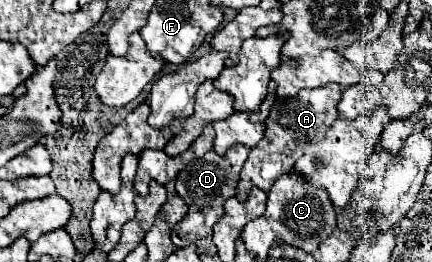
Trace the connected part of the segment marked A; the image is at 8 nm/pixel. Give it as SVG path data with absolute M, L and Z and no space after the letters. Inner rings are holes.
M332 83L332 87L316 87L316 89L302 89L298 93L298 97L294 99L286 99L280 101L282 105L276 105L272 111L268 121L266 121L266 133L264 139L250 151L242 173L240 173L240 181L236 185L236 199L238 201L246 201L248 193L252 187L258 187L262 191L270 191L272 183L290 173L294 163L304 155L304 147L308 143L318 143L324 139L326 131L330 129L330 125L338 119L338 111L336 105L340 101L342 89L340 85Z

